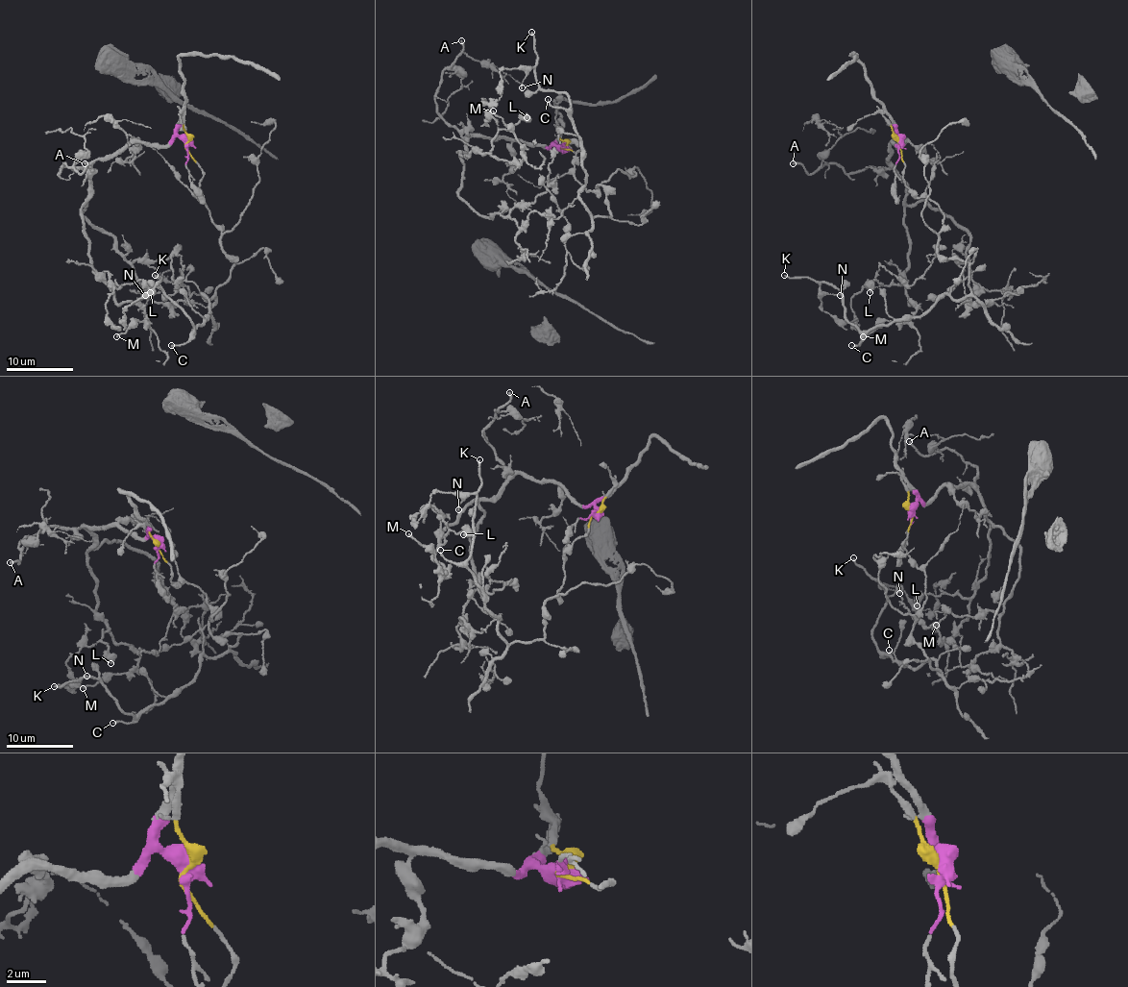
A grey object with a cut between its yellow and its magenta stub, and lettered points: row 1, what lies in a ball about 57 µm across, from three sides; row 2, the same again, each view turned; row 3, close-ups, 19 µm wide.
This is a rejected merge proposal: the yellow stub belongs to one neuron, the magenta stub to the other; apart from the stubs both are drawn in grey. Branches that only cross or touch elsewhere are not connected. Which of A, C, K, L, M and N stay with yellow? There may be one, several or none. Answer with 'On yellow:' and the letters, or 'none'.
On yellow: C, K, N

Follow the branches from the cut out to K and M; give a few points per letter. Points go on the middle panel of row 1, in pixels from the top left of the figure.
K: (563, 147), (580, 151), (575, 179), (601, 185), (610, 214), (585, 206), (570, 98), (538, 84), (531, 31)
M: (563, 147), (474, 137), (459, 152), (464, 158), (484, 152), (518, 164), (523, 158), (514, 132), (493, 111)

